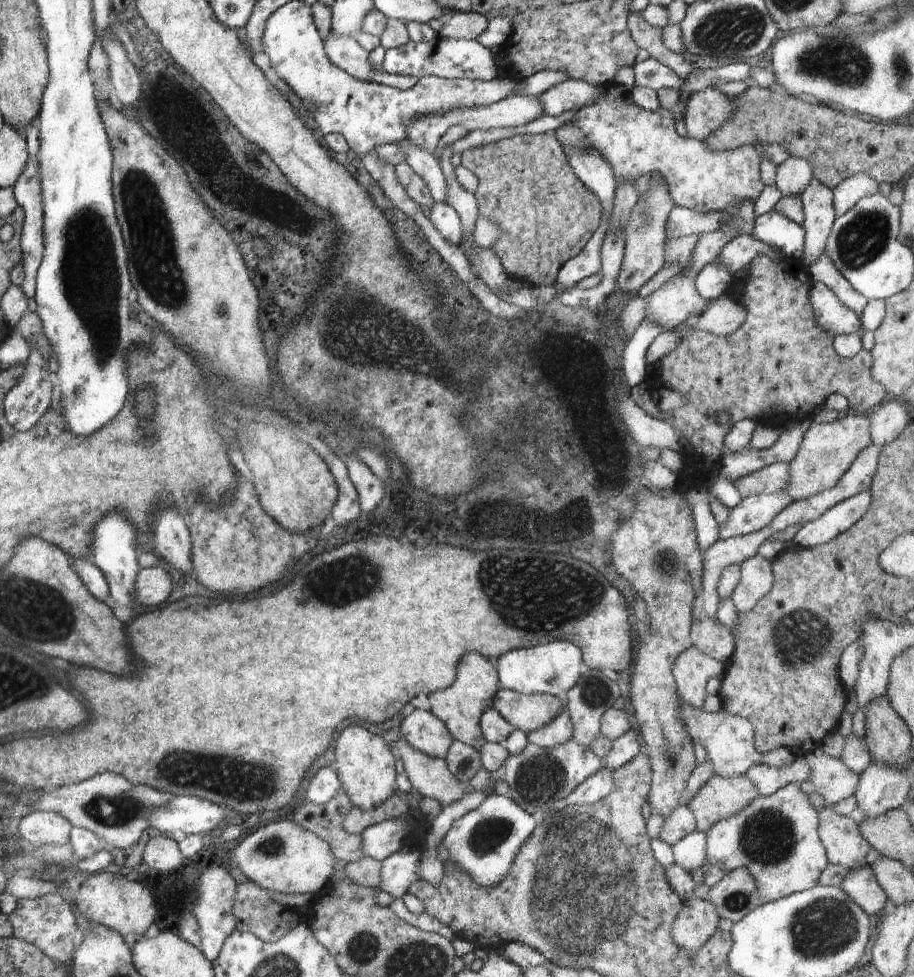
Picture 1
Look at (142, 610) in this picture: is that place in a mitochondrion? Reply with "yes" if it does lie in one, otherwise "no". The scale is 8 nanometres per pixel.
no

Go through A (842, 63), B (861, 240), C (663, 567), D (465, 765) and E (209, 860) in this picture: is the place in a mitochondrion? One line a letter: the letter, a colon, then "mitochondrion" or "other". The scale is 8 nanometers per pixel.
A: mitochondrion
B: mitochondrion
C: mitochondrion
D: other
E: other

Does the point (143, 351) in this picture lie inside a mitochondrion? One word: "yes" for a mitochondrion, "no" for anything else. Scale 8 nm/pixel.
yes

